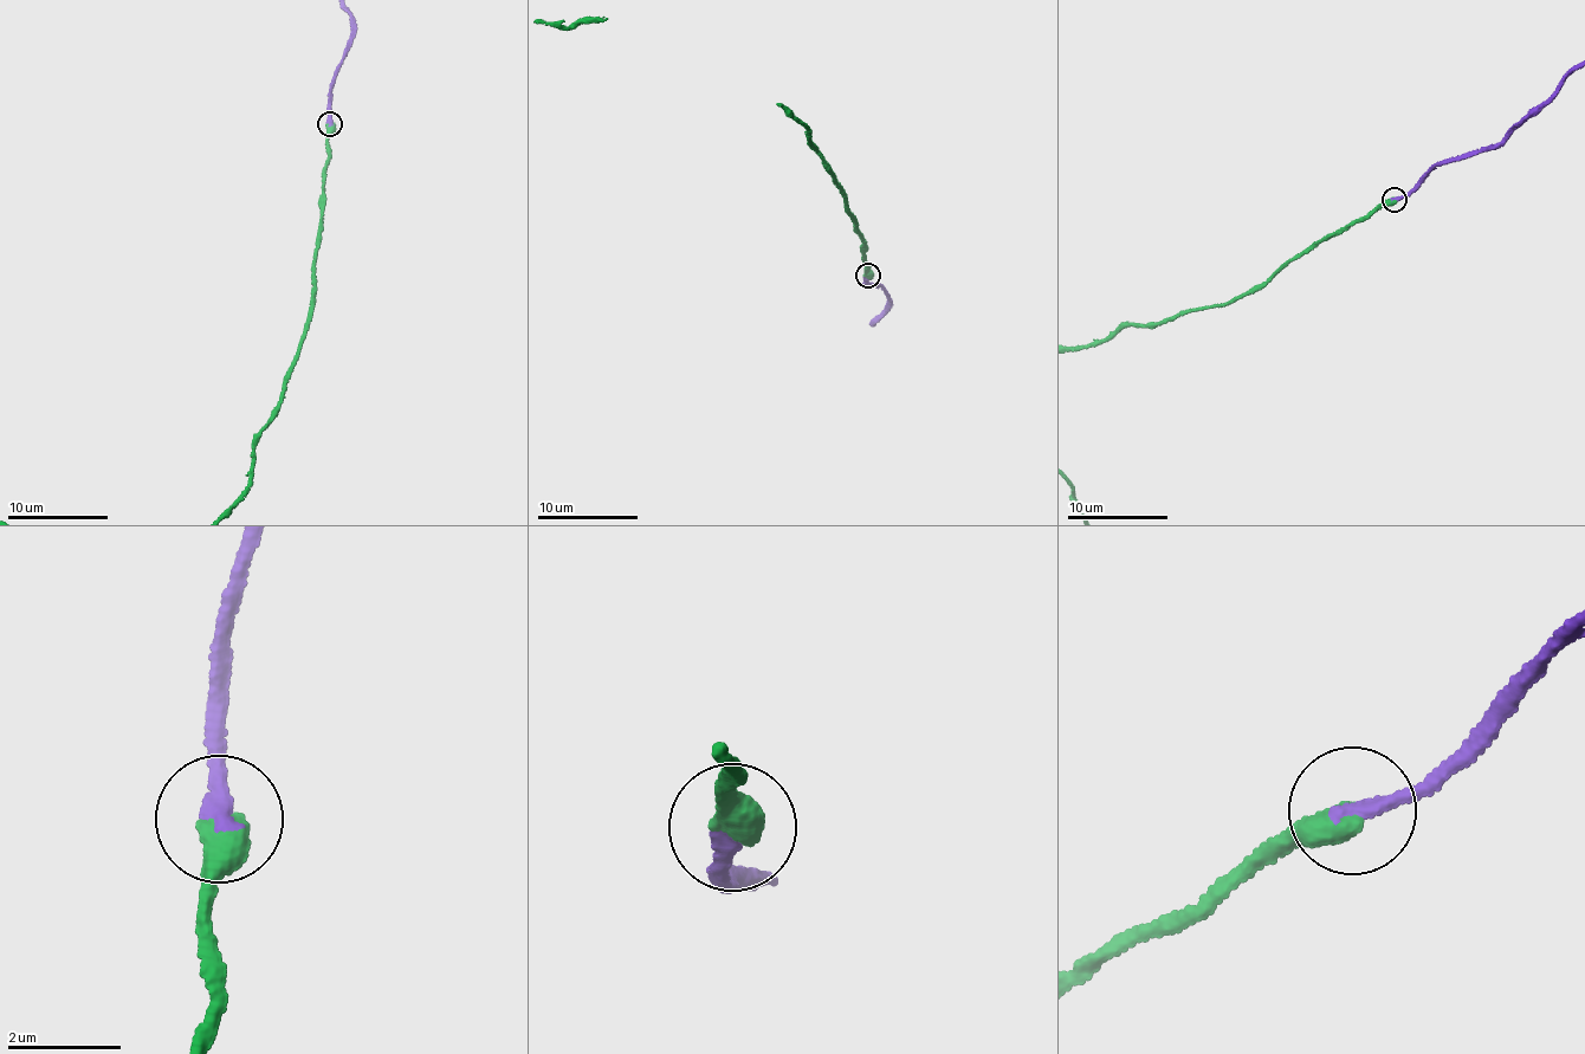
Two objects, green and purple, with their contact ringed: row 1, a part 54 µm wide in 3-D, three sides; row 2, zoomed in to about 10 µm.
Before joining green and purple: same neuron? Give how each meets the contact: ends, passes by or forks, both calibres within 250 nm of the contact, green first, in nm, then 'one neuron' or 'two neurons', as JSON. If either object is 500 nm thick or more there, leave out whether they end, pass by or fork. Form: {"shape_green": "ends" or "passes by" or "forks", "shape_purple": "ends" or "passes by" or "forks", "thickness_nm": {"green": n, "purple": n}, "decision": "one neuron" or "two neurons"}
{"thickness_nm": {"green": 550, "purple": 320}, "decision": "one neuron"}

